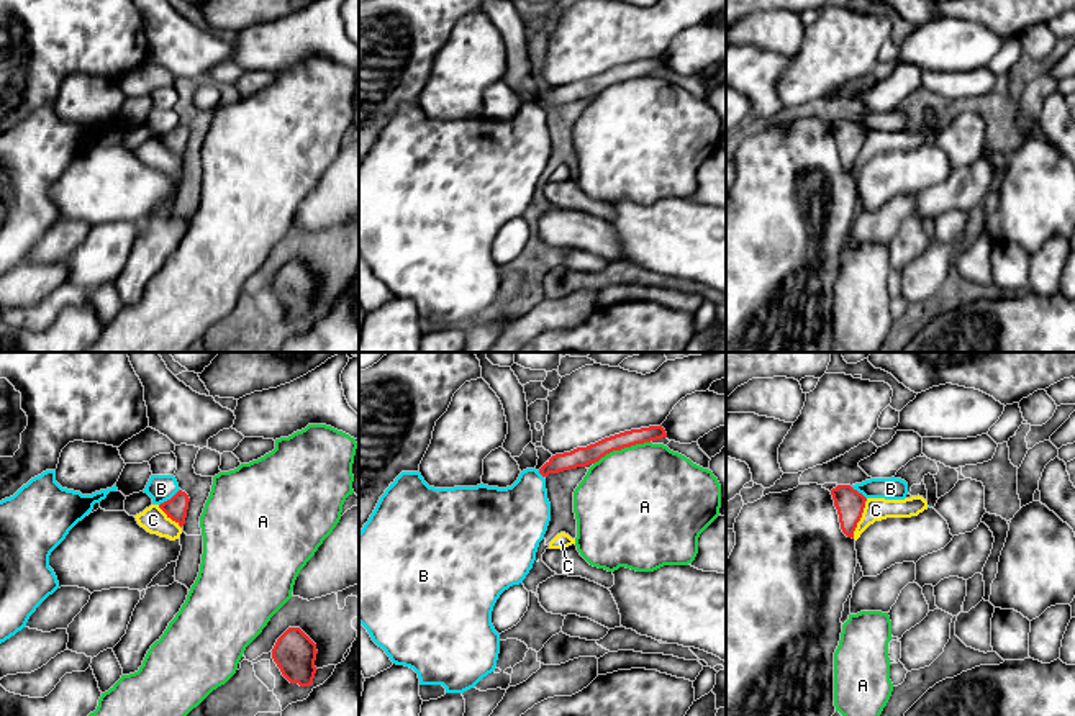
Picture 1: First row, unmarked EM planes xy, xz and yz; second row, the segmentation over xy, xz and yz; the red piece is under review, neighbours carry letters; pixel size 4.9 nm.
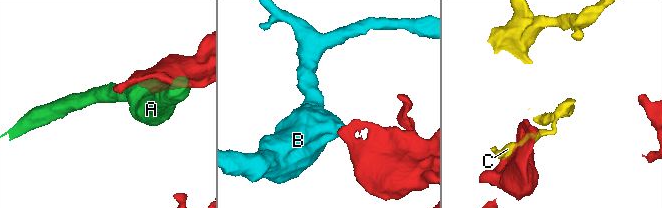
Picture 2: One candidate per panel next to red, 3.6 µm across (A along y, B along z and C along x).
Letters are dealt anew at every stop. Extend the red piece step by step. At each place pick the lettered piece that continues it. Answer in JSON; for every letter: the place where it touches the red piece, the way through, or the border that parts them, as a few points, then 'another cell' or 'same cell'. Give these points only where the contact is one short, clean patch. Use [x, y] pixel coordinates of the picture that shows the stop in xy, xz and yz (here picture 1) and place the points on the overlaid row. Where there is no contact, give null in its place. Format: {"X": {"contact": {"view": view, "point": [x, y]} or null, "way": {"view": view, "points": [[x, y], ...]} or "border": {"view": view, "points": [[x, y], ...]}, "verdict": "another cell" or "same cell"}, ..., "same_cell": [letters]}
{"A": {"contact": {"view": "xz", "point": [621, 448]}, "verdict": "another cell"}, "B": {"contact": {"view": "xy", "point": [171, 498]}, "border": {"view": "xy", "points": [[179, 489], [159, 505]]}, "verdict": "another cell"}, "C": {"contact": {"view": "yz", "point": [861, 516]}, "verdict": "another cell"}, "same_cell": []}

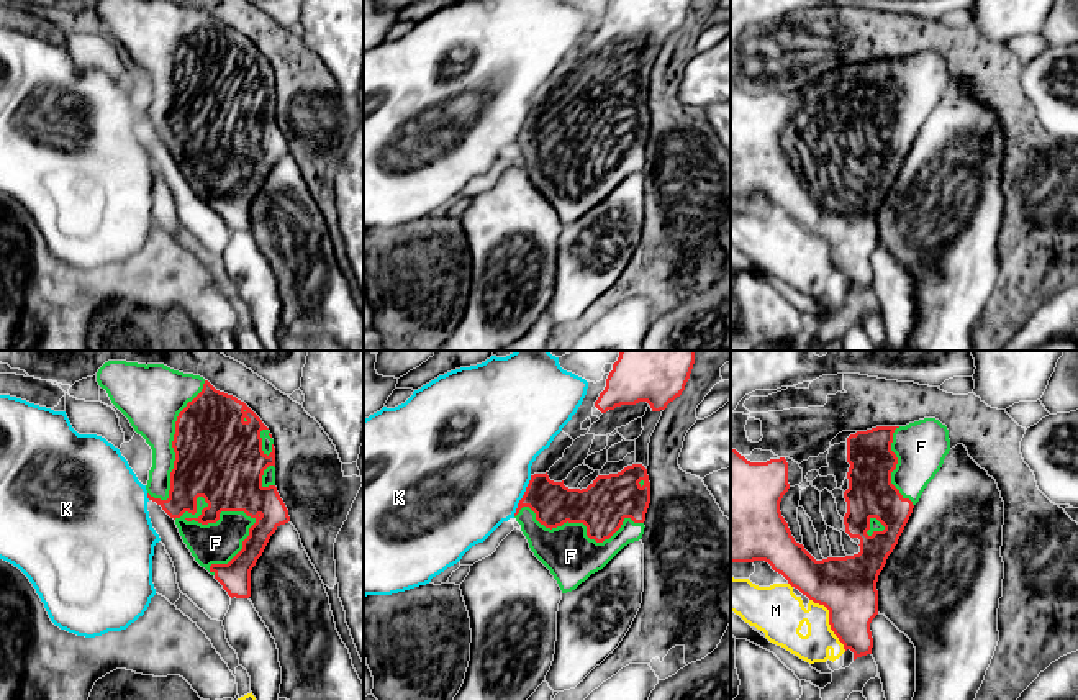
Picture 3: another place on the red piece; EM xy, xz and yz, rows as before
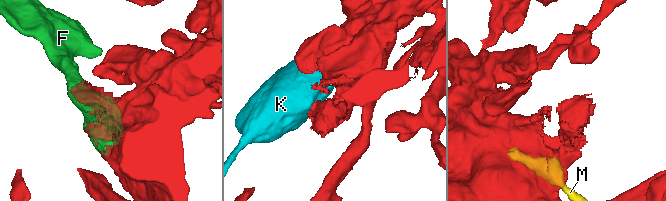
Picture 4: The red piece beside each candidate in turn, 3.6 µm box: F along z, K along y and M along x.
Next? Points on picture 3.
{"F": {"contact": {"view": "xy", "point": [246, 513]}, "verdict": "same cell"}, "K": {"contact": {"view": "xz", "point": [523, 495]}, "border": {"view": "xz", "points": [[531, 476], [513, 515]]}, "verdict": "another cell"}, "M": {"contact": {"view": "yz", "point": [829, 622]}, "verdict": "another cell"}, "same_cell": ["F"]}

